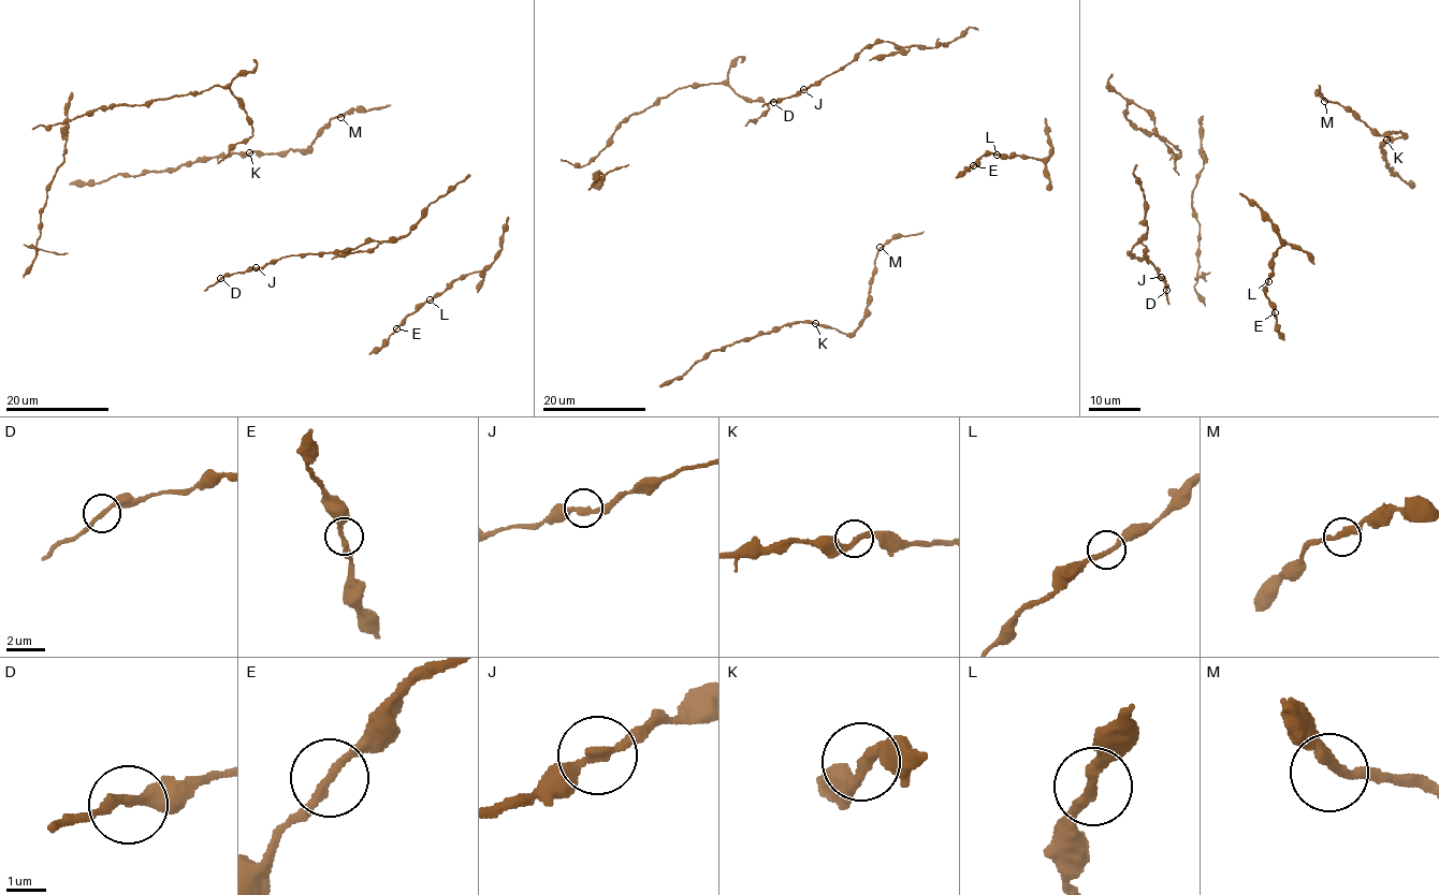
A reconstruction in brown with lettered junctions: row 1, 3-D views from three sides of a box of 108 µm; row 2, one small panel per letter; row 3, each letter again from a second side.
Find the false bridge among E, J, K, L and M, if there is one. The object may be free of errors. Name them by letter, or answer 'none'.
none

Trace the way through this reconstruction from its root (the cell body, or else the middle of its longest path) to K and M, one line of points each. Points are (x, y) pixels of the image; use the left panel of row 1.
K: (306, 151), (249, 152)
M: (306, 151), (330, 121), (340, 117)

